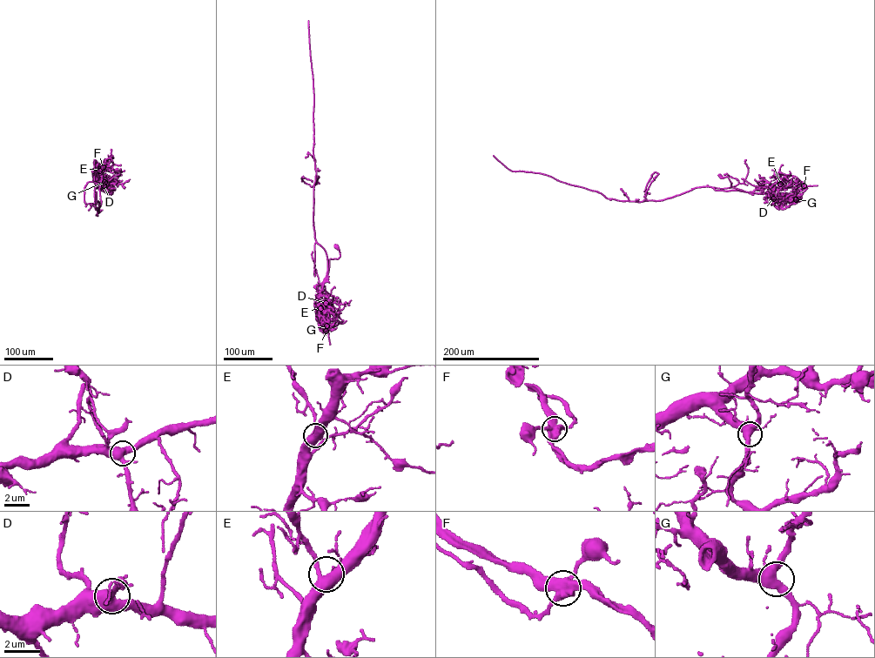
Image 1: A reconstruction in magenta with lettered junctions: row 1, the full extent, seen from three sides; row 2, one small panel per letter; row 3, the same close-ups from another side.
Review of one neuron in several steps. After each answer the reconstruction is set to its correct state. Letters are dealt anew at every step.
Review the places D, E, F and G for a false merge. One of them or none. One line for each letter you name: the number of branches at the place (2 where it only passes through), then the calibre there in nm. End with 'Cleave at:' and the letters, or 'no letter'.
F: 4 | 480 nm
Cleave at: F

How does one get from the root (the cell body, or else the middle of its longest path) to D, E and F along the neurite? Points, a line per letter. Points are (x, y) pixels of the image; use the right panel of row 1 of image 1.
D: (720, 176), (727, 176), (731, 187), (749, 192), (769, 193), (773, 198)
E: (720, 176), (727, 176), (731, 187), (756, 193), (770, 192), (777, 189), (780, 184)
F: (720, 176), (727, 176), (731, 187), (756, 193), (797, 187), (797, 180), (804, 185)

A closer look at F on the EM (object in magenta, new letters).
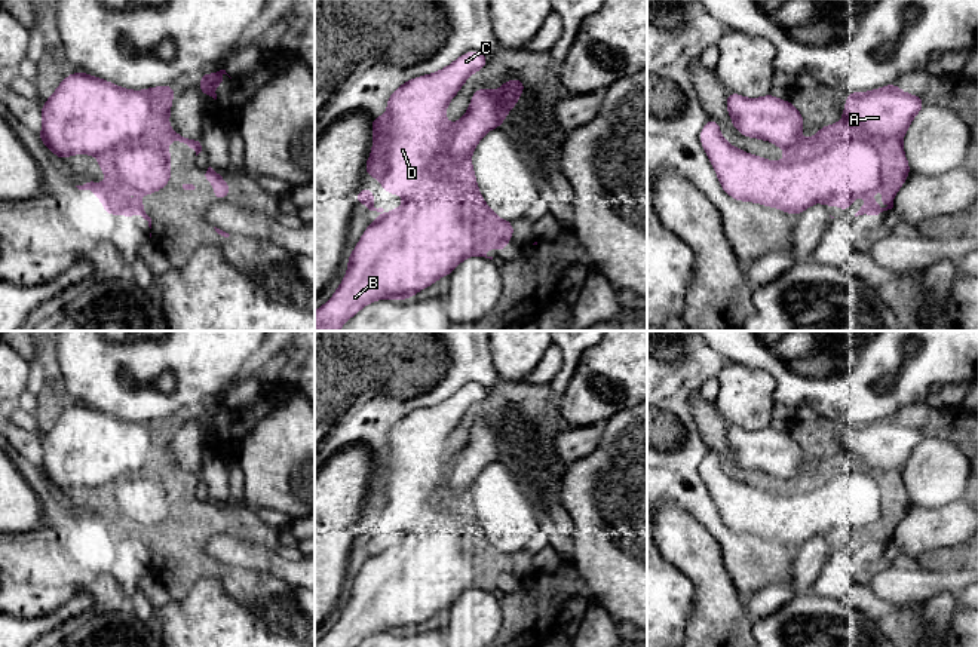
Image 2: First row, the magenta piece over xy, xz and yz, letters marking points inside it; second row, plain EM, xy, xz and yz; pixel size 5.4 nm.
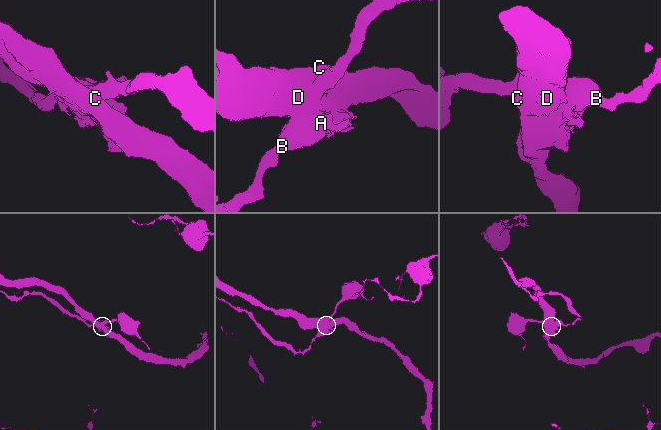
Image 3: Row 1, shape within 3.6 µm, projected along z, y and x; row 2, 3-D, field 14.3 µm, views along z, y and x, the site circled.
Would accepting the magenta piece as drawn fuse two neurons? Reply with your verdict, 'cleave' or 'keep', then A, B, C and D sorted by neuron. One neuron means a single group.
cleave; groups A B / C D

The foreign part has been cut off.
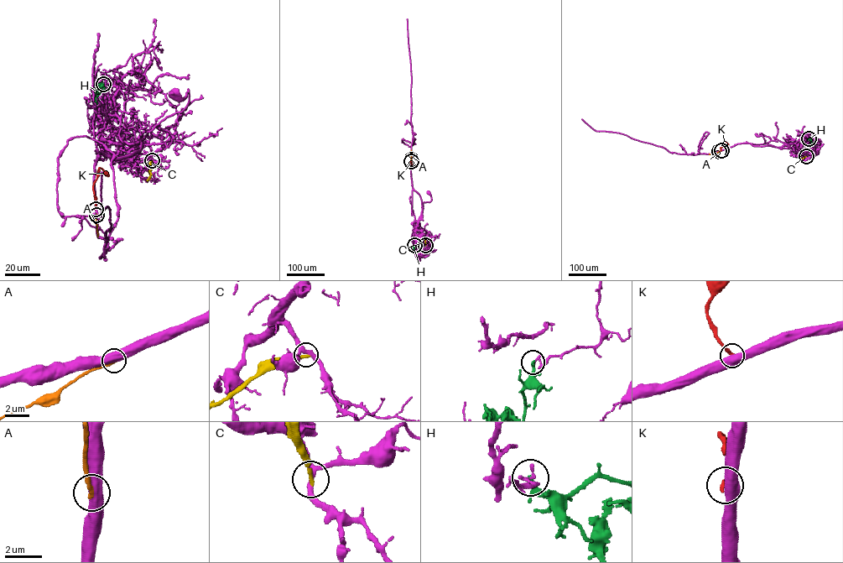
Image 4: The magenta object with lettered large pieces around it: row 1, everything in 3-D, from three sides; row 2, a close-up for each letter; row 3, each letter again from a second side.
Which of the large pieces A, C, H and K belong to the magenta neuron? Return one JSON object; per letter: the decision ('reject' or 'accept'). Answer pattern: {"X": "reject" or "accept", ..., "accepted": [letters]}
{"A": "reject", "C": "reject", "H": "reject", "K": "reject", "accepted": []}

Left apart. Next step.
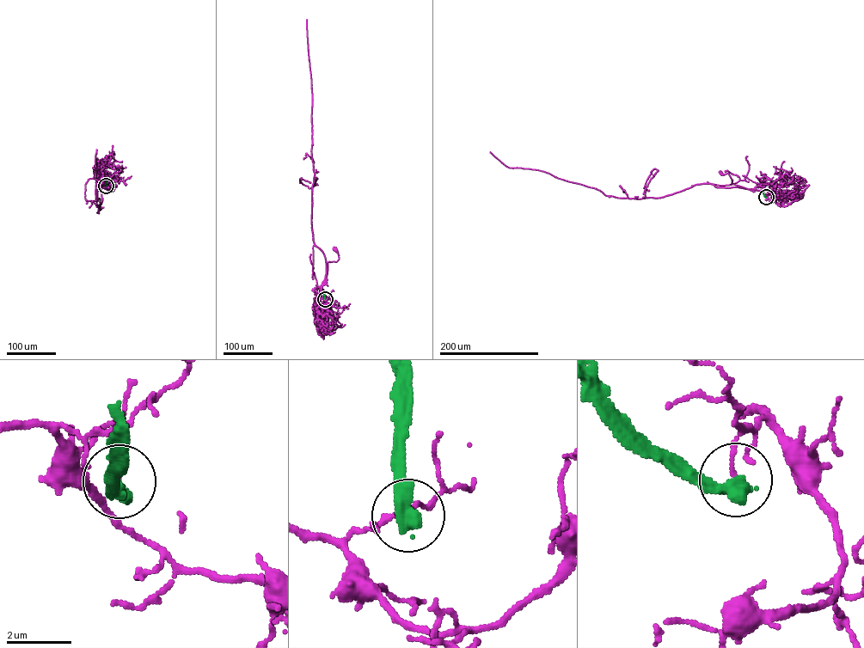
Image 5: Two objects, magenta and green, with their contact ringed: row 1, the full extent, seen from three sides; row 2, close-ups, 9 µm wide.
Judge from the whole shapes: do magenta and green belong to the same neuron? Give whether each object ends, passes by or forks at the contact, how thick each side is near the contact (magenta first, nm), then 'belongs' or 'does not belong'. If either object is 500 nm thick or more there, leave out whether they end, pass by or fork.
magenta ends there; green ends there; 110 nm thick on the magenta side, 480 nm on the other; does not belong

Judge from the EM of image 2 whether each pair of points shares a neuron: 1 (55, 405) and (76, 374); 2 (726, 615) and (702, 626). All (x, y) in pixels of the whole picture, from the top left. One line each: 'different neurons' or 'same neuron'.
1: different neurons
2: same neuron

